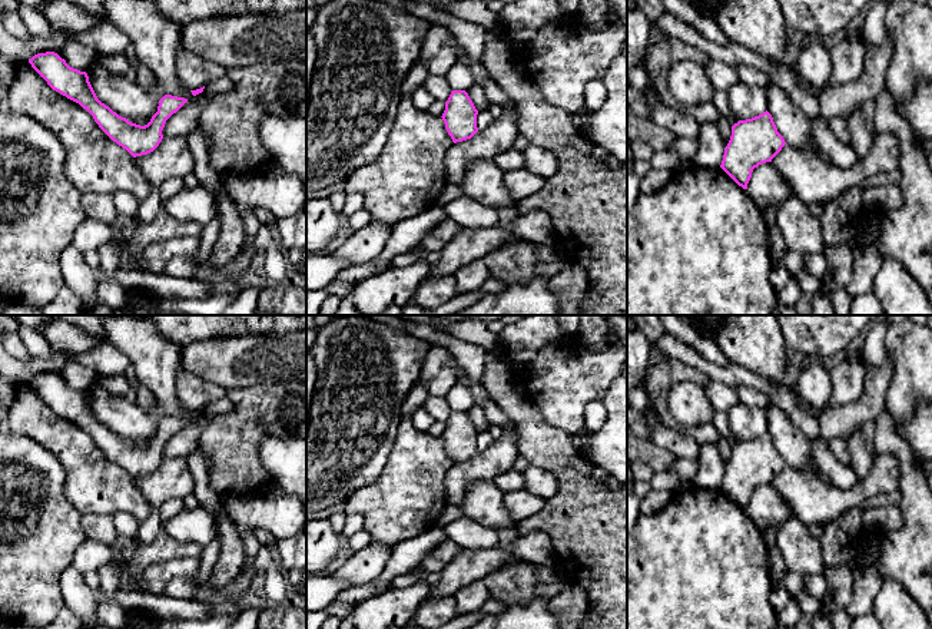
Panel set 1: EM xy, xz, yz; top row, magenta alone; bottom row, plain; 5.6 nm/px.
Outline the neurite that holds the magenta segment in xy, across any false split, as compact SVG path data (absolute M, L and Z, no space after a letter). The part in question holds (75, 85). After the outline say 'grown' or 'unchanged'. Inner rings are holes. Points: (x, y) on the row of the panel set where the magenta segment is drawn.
M57 53L34 54L29 59L29 63L53 90L86 109L99 128L133 158L147 155L159 146L166 120L188 102L185 97L165 95L159 100L157 112L150 122L140 126L102 103L89 82L87 73L70 67Z; unchanged

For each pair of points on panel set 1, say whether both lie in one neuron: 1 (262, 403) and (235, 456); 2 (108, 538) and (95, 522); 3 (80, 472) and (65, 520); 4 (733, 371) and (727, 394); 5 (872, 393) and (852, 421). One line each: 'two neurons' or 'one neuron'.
1: one neuron
2: one neuron
3: two neurons
4: two neurons
5: one neuron

